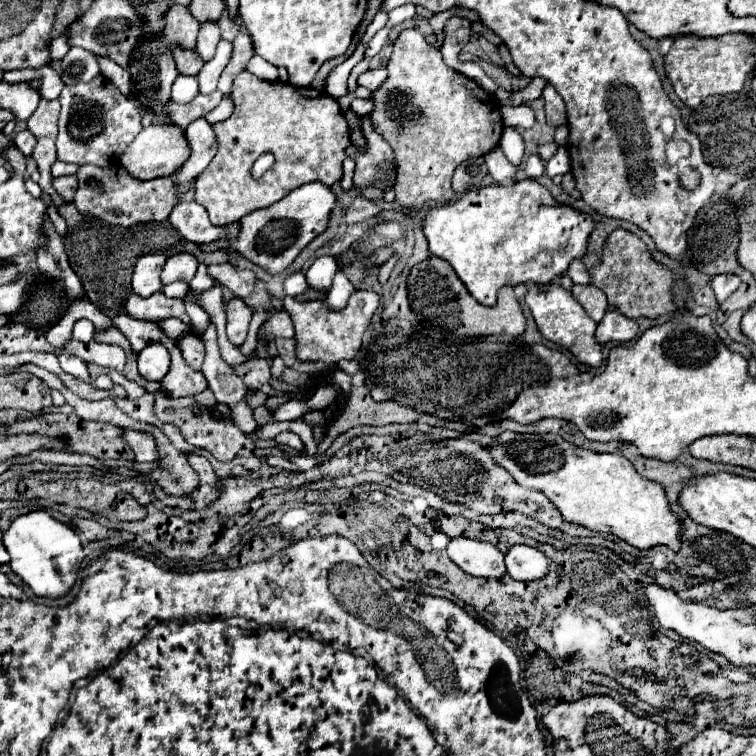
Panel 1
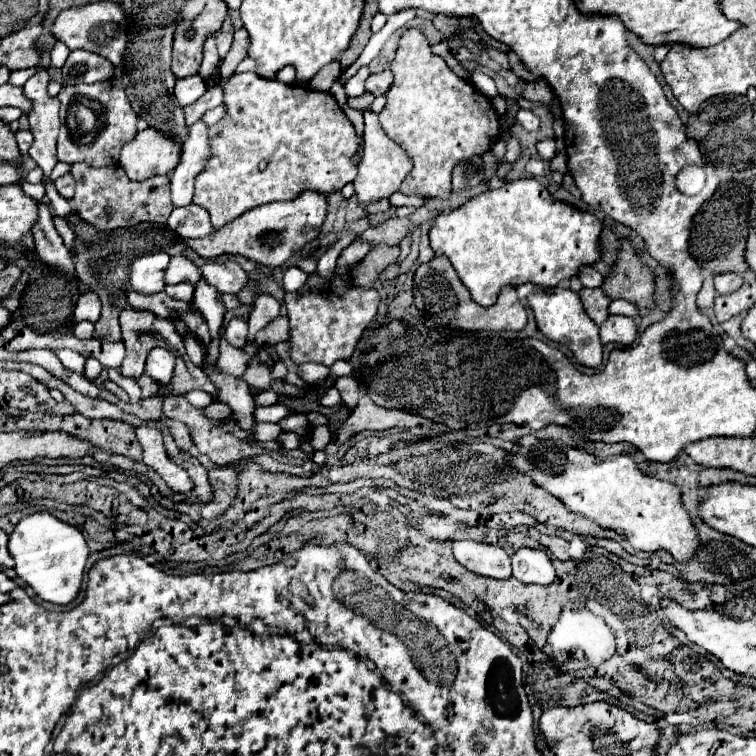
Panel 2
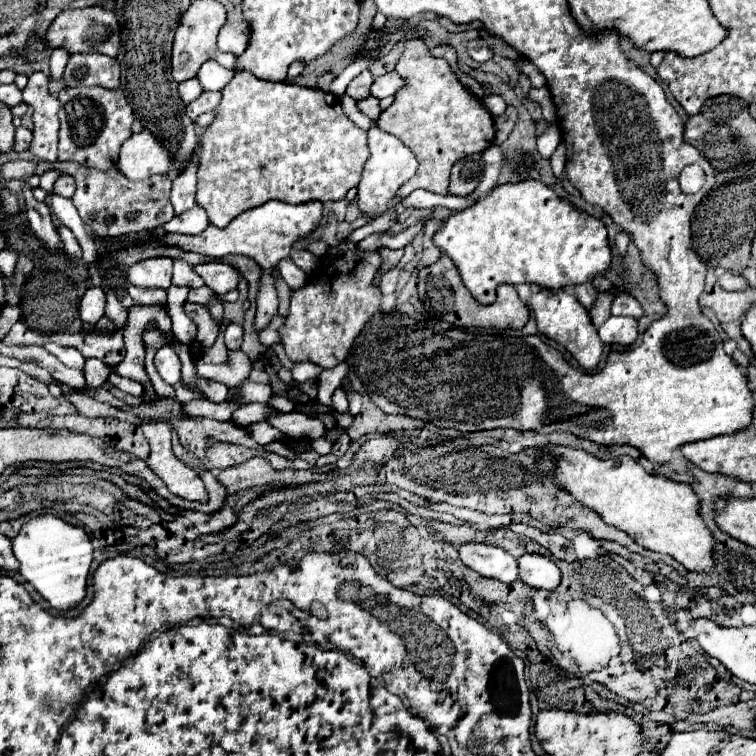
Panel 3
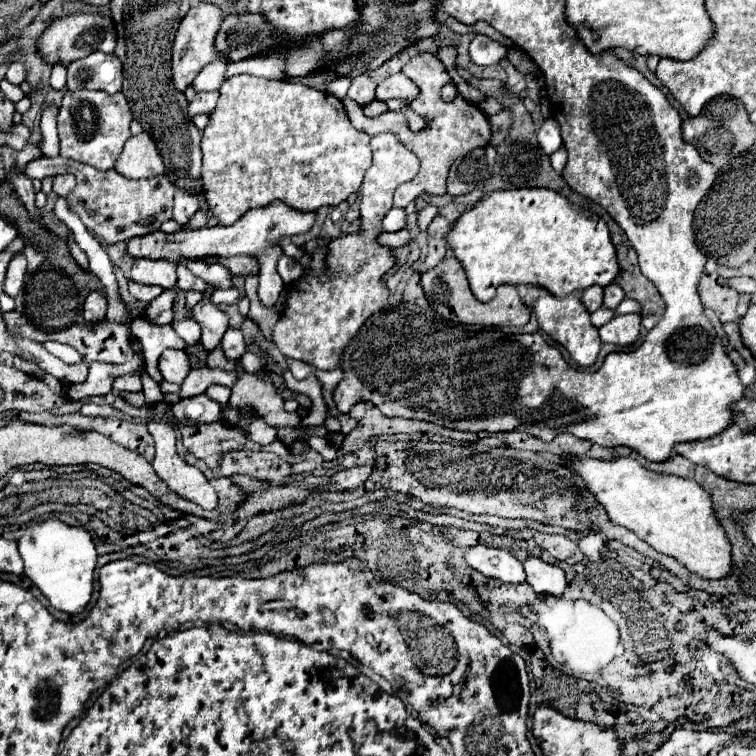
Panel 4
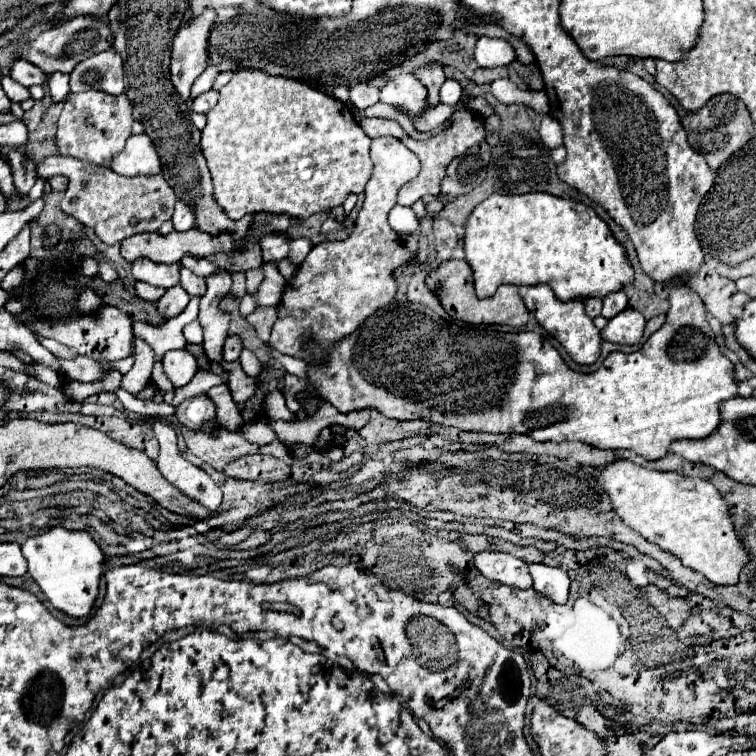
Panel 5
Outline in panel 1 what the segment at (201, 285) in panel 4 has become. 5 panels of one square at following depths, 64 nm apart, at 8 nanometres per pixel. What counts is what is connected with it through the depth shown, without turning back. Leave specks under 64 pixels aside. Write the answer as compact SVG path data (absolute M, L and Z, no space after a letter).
M186 252L174 254L168 258L168 262L162 270L162 284L170 284L176 280L190 282L196 276L196 268L198 268L198 262L194 256L186 254Z

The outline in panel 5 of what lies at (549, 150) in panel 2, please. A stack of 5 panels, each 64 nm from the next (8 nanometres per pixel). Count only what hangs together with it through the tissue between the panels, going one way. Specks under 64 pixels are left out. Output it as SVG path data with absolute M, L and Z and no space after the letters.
M544 116L542 126L540 126L540 138L544 140L544 144L548 148L562 146L562 128L560 128L558 120L554 120L552 116Z

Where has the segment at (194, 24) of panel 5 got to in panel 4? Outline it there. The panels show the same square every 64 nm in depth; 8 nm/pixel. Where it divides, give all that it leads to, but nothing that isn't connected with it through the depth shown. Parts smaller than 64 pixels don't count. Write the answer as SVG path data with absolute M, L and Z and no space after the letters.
M200 2L180 22L180 28L174 38L174 48L172 48L172 80L180 92L184 92L192 84L196 74L212 60L226 62L226 55L216 52L216 48L214 48L214 36L216 36L220 22L222 22L222 10L210 2Z

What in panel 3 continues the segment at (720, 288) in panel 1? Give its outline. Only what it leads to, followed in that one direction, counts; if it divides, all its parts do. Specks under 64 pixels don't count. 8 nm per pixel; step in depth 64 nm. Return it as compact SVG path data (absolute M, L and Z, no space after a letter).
M724 272L720 276L720 286L724 290L746 290L748 288L748 280L744 276L732 274L732 272Z

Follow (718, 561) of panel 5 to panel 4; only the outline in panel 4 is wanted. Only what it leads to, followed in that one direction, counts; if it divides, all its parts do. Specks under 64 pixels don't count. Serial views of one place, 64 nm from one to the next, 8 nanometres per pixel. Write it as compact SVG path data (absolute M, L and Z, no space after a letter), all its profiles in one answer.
M574 456L568 468L586 482L614 524L632 530L654 550L676 558L690 572L708 580L722 580L732 574L732 544L716 518L712 494L696 480L650 472L628 456L608 462Z

